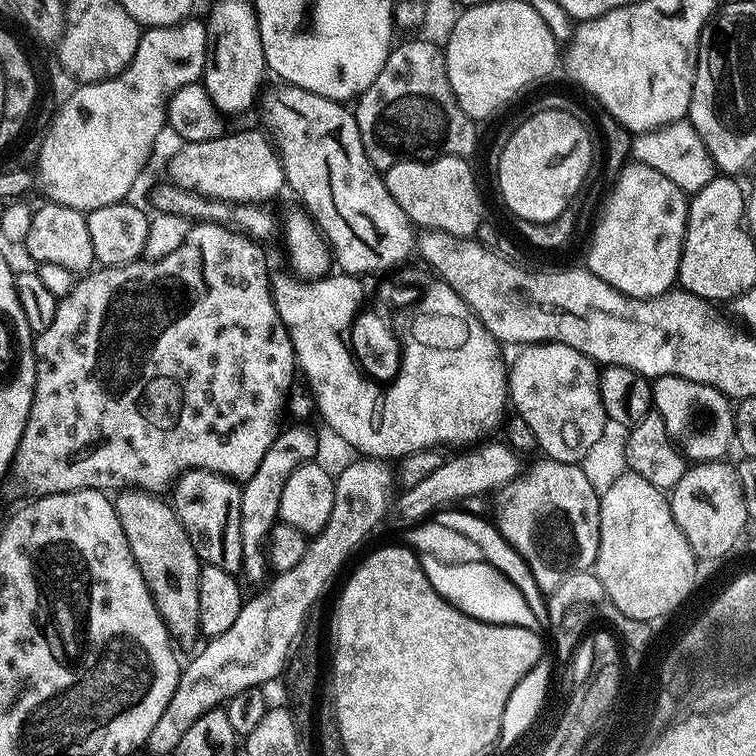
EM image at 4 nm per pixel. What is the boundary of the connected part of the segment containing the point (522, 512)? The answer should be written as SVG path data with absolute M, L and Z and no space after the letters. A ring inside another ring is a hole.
M547 458L541 461L525 476L517 475L499 489L494 523L508 545L530 566L541 592L551 594L568 575L589 571L595 565L600 545L600 496L579 463L563 464Z

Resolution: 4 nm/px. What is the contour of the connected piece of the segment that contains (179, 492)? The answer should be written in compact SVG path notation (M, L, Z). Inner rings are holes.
M193 470L185 472L174 485L170 503L181 526L194 546L197 558L204 564L222 566L222 570L233 574L244 567L242 554L242 526L240 525L241 485L215 472Z

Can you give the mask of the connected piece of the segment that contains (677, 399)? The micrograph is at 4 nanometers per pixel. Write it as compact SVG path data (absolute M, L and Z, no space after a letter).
M657 376L651 381L654 410L662 414L673 441L692 462L720 462L736 439L735 415L729 397L708 384L681 376Z

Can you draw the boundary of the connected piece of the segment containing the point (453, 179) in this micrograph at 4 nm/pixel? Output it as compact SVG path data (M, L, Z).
M443 156L437 160L403 160L383 173L384 185L413 225L451 236L472 238L486 214L480 201L476 176L468 164L471 163L459 156Z

